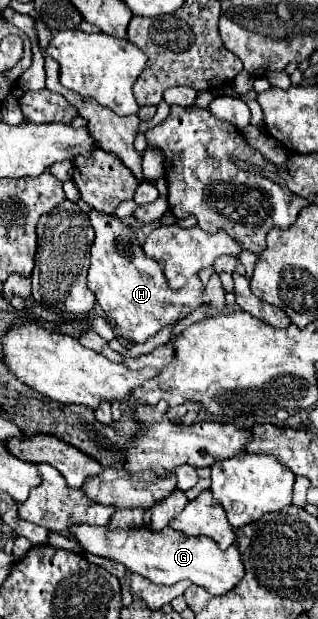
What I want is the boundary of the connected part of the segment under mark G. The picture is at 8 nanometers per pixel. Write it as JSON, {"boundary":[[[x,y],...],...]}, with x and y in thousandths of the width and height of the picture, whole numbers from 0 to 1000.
{"boundary":[[[248,847],[248,850],[223,853],[223,863],[261,882],[267,892],[286,892],[286,895],[381,908],[387,914],[399,914],[406,924],[443,927],[462,937],[475,937],[487,943],[513,943],[513,947],[538,947],[538,943],[569,940],[569,937],[601,937],[613,947],[645,950],[657,960],[695,963],[695,960],[714,960],[726,950],[739,950],[739,943],[752,943],[752,937],[770,927],[770,918],[764,918],[764,908],[758,908],[758,892],[752,892],[752,885],[739,879],[726,885],[714,885],[714,889],[695,889],[657,866],[575,866],[569,859],[550,859],[531,850],[513,859],[481,859],[469,853],[399,853],[399,856],[362,853],[362,856],[349,856],[343,850]]]}

